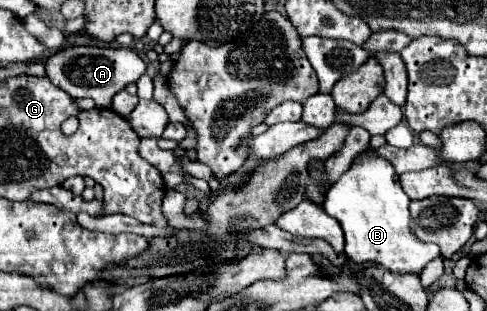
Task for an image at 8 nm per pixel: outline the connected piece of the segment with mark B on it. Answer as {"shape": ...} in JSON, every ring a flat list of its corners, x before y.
{"shape":[[361,152,351,168,329,188,323,202,327,214,335,216,345,232,345,254,355,262,377,262,391,272,419,274,427,262,441,256,437,244,421,244,409,232,409,196,403,192,397,172,389,160]]}

